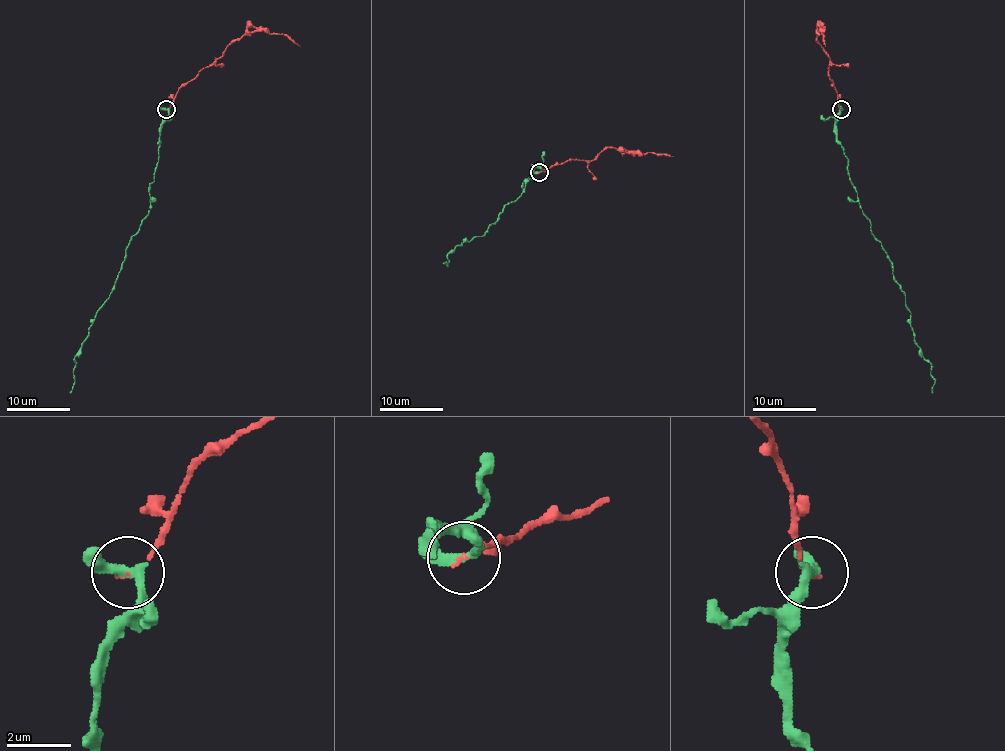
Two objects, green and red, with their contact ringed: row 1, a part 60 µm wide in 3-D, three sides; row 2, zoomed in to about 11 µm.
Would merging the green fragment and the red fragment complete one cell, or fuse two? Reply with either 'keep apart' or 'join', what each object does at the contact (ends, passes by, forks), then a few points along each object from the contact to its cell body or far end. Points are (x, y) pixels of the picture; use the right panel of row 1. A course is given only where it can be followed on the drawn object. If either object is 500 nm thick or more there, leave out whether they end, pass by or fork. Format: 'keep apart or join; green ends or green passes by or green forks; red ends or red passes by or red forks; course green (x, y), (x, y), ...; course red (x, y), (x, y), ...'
join; green passes by; red ends; course green (842, 110), (837, 142), (848, 159), (859, 207), (906, 297), (918, 351), (931, 364), (931, 393); course red (842, 110), (829, 76), (830, 59), (816, 41), (821, 30), (826, 46)

